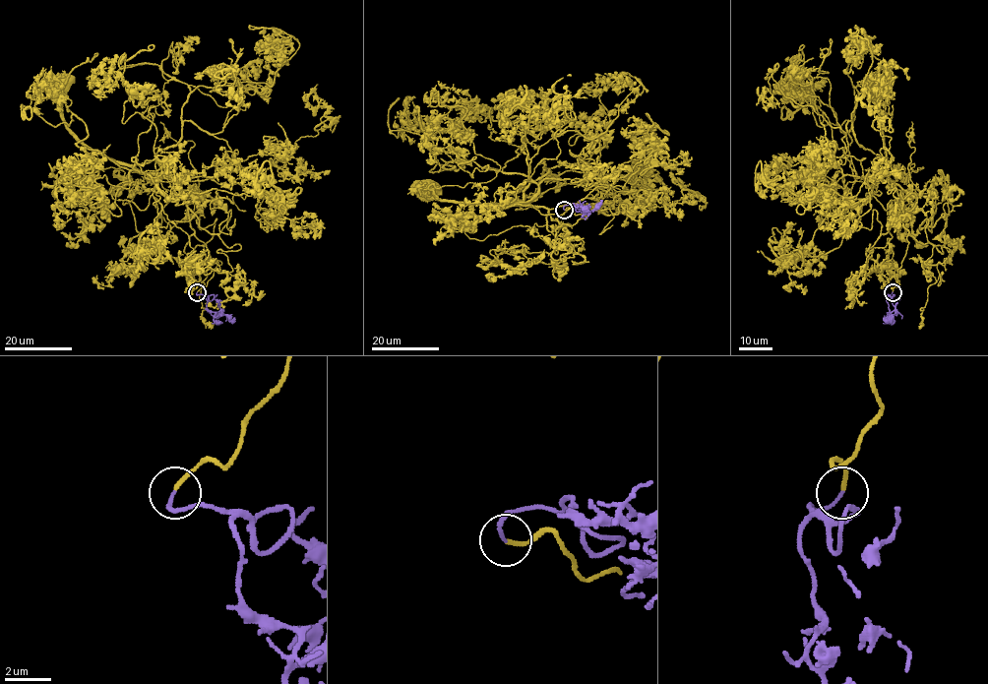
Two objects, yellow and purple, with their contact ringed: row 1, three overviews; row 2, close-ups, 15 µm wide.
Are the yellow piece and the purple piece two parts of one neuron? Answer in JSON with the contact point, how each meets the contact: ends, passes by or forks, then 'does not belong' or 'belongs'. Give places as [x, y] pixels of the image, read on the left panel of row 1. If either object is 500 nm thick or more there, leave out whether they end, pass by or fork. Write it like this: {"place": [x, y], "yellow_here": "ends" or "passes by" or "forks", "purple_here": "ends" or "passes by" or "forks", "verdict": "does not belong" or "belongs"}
{"place": [197, 292], "yellow_here": "ends", "purple_here": "ends", "verdict": "belongs"}

